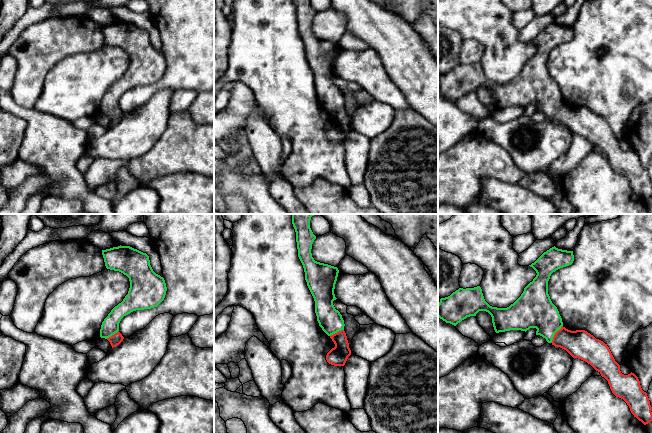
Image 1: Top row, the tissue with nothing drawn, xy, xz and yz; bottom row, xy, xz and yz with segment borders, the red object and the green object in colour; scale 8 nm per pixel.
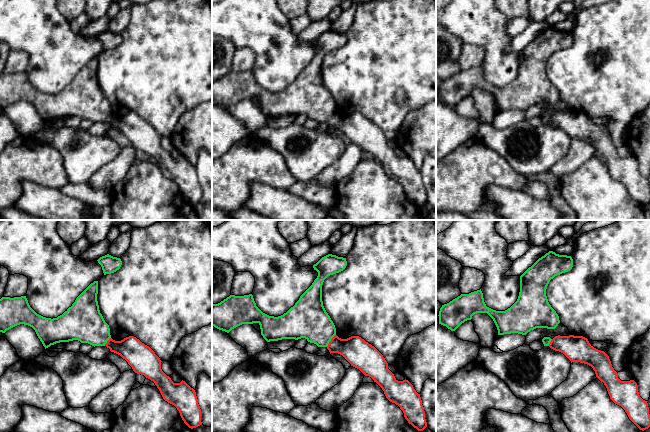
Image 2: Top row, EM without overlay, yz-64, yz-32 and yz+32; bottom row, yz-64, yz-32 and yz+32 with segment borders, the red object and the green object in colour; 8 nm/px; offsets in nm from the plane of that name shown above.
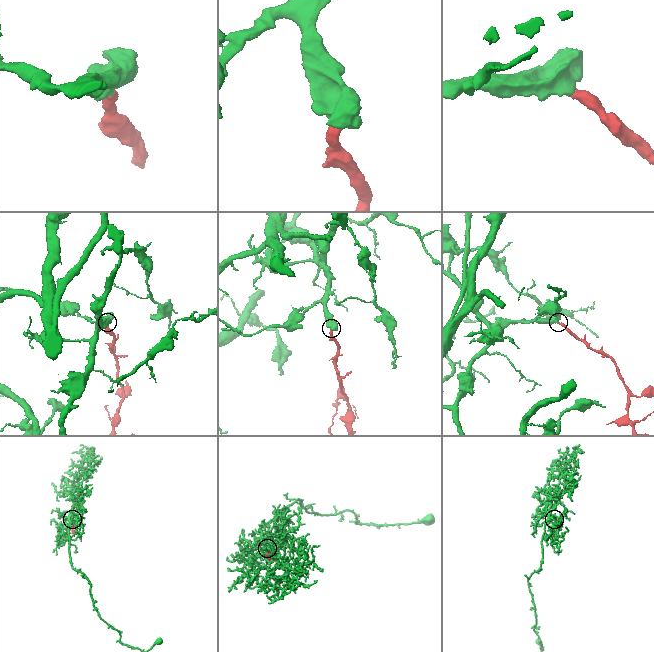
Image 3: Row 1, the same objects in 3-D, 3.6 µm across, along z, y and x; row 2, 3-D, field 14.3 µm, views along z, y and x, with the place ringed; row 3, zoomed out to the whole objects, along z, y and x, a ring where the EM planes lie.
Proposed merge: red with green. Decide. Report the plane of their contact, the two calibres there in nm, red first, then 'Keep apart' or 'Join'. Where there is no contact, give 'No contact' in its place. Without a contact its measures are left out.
Touches red in yz. Thickness 220 nm (red) against 280 nm. Join

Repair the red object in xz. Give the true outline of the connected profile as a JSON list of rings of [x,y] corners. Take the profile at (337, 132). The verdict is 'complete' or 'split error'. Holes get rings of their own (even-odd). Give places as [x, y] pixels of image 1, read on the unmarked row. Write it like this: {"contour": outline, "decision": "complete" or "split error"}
{"contour": [[[293,0],[296,8],[298,33],[303,41],[307,62],[315,77],[315,89],[322,106],[332,115],[335,123],[326,131],[326,136],[334,142],[344,142],[351,131],[344,107],[344,96],[333,77],[335,60],[339,46],[337,43],[320,39],[312,33],[311,25],[316,12],[310,0]]], "decision": "split error"}

